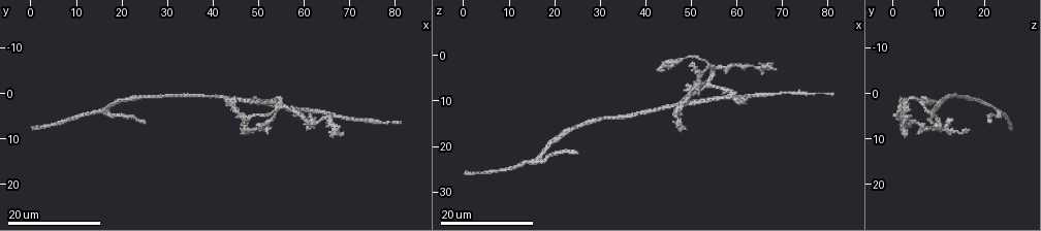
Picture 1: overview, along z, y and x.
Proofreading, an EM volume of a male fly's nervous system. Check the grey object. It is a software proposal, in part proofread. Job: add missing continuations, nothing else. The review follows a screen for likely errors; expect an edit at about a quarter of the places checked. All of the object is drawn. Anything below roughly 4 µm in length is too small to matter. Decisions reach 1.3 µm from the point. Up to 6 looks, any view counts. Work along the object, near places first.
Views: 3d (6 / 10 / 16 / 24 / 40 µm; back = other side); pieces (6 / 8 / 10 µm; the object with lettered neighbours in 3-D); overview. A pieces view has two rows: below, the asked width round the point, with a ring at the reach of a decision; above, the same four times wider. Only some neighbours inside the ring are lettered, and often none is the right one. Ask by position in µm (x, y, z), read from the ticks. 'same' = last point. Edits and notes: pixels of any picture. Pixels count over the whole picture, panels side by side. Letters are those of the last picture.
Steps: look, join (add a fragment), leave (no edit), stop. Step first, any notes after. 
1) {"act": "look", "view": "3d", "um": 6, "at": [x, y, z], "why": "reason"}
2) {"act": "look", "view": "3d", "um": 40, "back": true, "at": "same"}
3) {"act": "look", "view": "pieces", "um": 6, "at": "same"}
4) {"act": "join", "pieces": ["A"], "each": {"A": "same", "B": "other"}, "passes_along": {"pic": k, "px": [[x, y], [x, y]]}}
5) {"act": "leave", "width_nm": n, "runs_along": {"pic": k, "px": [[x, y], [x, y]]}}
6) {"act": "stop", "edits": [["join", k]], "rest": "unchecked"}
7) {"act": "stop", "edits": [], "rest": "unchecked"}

{"act": "look", "view": "3d", "um": 16, "at": [25.0, 6.5, 21.0], "why": "free end"}

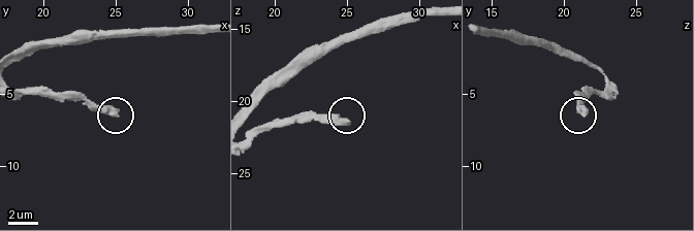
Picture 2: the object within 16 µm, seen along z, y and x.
{"act": "look", "view": "pieces", "um": 10, "at": [25.0, 6.4, 21.4]}

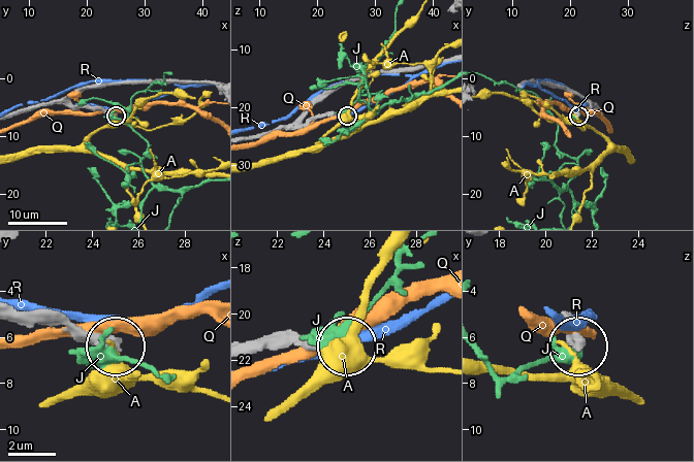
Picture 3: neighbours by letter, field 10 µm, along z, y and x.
{"act": "leave", "each": {"A": "other", "J": "other", "Q": "other", "R": "other"}, "found": "none of them fits"}

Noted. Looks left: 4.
{"act": "look", "view": "3d", "um": 24, "at": [0.5, 8.0, 26.0], "why": "branch stops here"}

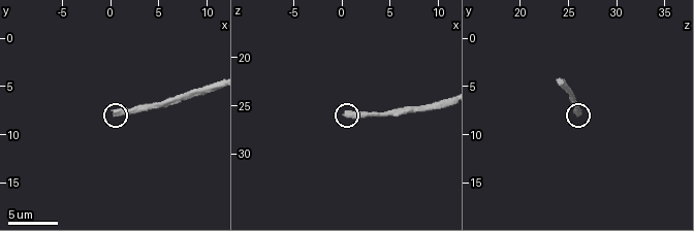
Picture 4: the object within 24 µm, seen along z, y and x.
{"act": "look", "view": "pieces", "um": 10, "at": [0.6, 8.0, 26.0]}

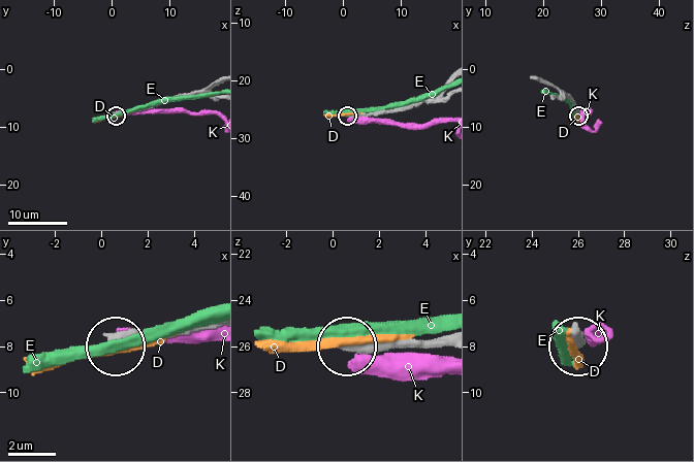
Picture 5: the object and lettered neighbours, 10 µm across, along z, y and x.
{"act": "leave", "each": {"D": "other", "E": "other", "K": "other"}, "runs_along": {"pic": 5, "px": [[202, 90], [116, 114]]}, "found": "none of them fits"}

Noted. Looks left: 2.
{"act": "look", "view": "3d", "um": 16, "at": [68.5, 9.0, 3.5], "why": "end of a long branch"}

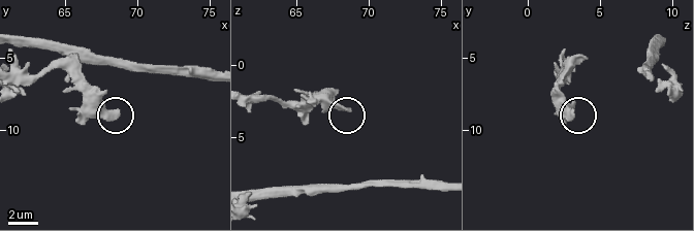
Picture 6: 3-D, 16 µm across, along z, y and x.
{"act": "look", "view": "pieces", "um": 8, "at": [68.4, 9.0, 3.2]}

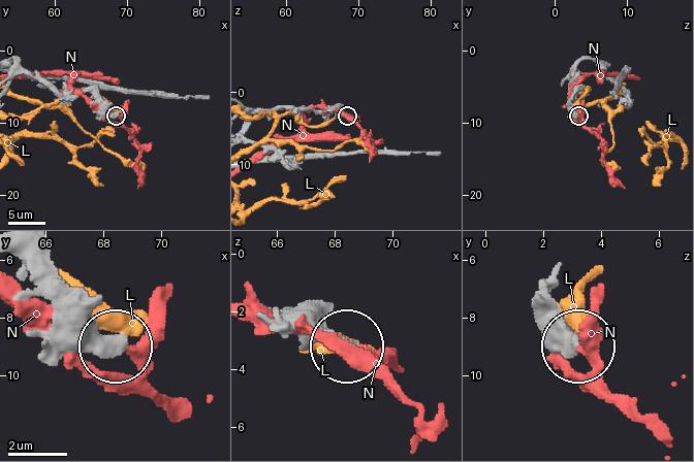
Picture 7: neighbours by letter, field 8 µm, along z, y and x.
{"act": "leave", "each": {"L": "other", "N": "other"}, "runs_along": {"pic": 7, "px": [[22, 256], [115, 342]]}, "found": "none of them fits"}

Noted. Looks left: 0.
{"act": "stop", "edits": [], "rest": "unchecked"}

